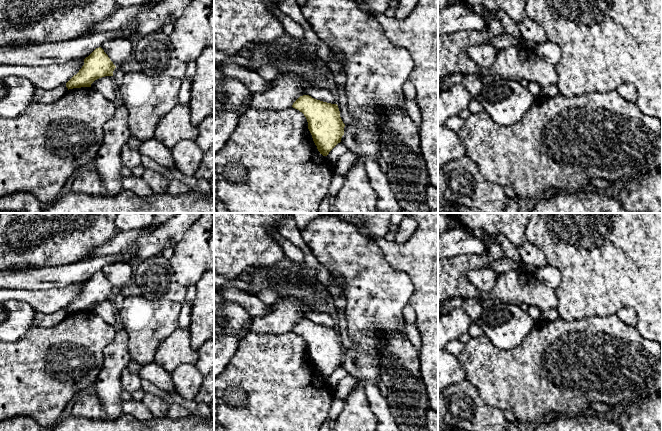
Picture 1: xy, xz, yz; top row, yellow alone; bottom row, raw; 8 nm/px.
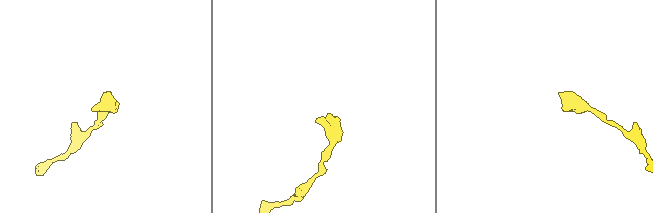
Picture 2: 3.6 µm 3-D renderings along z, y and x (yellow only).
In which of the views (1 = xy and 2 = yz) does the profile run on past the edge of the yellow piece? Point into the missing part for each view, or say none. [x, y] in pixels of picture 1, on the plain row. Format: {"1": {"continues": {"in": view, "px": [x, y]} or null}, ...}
{"1": {"continues": null}, "2": {"continues": null}}

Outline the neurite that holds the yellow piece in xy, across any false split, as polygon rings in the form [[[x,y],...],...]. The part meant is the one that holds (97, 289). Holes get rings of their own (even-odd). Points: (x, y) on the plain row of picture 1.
[[[96,272],[88,281],[84,283],[84,289],[79,296],[74,299],[67,307],[69,313],[91,311],[91,308],[102,301],[113,300],[116,290],[110,284],[104,274]]]

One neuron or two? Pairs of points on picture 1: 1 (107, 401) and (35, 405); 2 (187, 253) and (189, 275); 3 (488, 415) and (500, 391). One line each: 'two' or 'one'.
1: two
2: one
3: two

